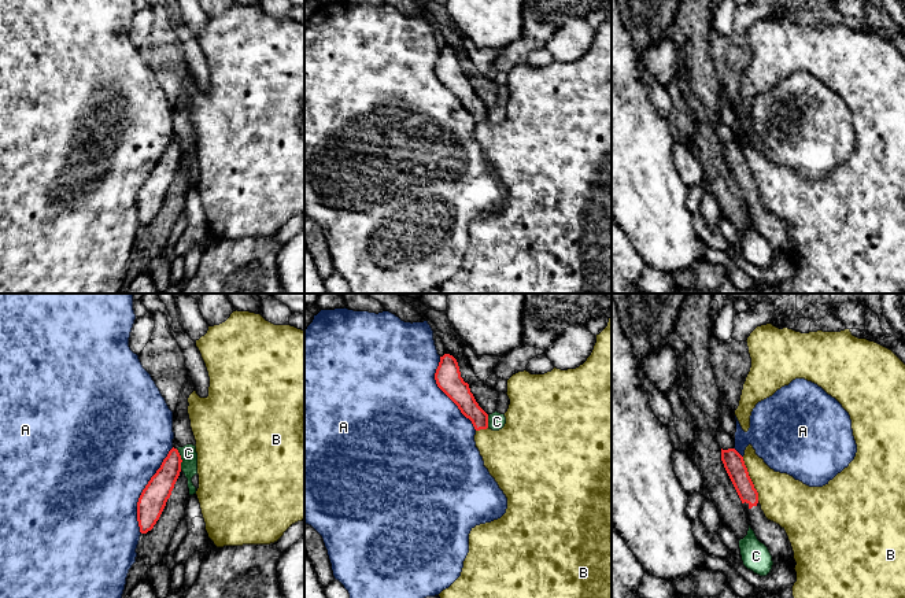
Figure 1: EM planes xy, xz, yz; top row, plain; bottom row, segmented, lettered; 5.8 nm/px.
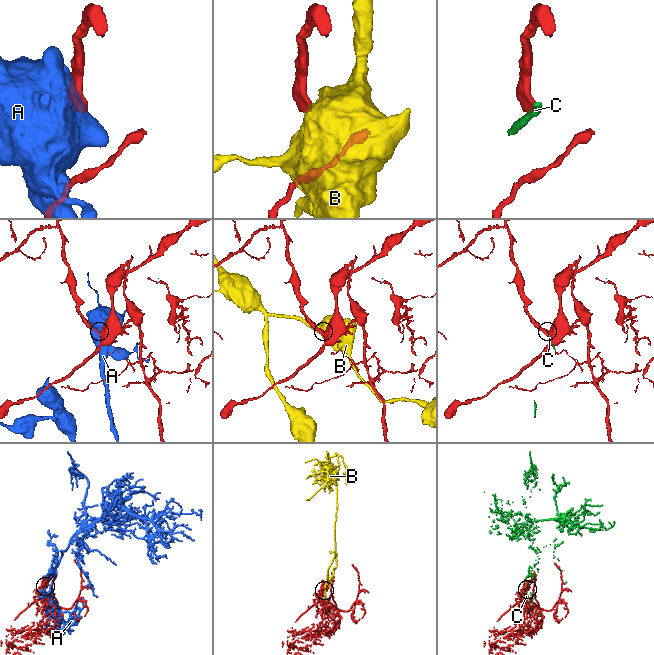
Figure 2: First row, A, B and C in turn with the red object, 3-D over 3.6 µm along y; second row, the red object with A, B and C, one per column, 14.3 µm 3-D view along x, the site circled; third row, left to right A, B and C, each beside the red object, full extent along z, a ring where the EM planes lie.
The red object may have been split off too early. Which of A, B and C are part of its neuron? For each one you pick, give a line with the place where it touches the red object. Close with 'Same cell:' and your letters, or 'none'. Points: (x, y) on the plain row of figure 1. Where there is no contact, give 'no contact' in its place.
Same cell: none

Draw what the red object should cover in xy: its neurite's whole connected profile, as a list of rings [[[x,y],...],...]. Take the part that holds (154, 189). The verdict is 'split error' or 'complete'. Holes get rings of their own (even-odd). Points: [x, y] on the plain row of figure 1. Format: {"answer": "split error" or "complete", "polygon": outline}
{"answer": "complete", "polygon": [[[171,141],[160,160],[151,170],[137,195],[137,214],[141,226],[147,226],[159,213],[181,165],[181,148]]]}

